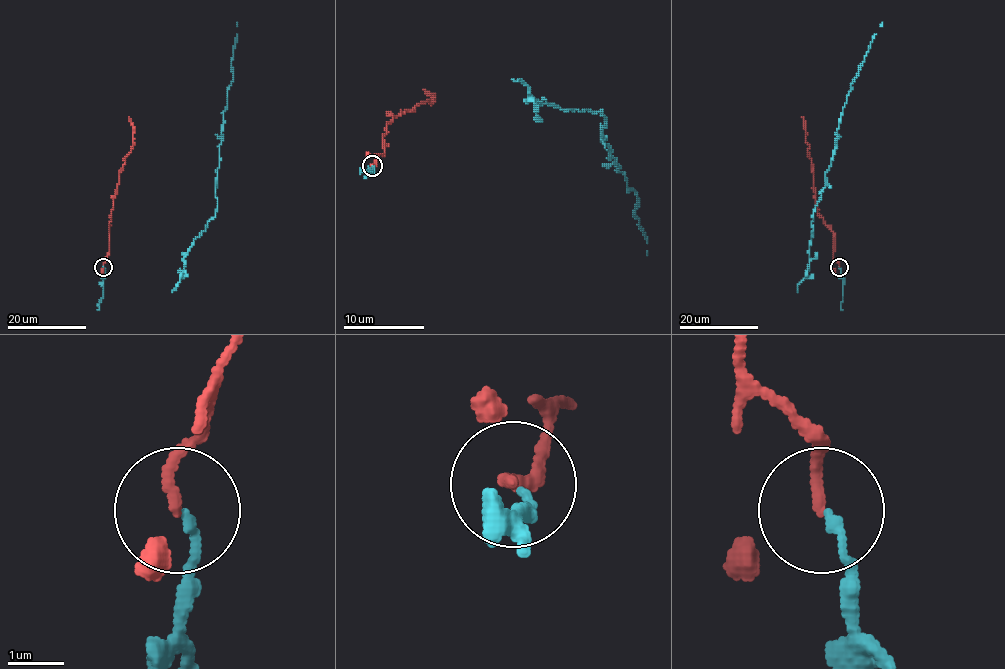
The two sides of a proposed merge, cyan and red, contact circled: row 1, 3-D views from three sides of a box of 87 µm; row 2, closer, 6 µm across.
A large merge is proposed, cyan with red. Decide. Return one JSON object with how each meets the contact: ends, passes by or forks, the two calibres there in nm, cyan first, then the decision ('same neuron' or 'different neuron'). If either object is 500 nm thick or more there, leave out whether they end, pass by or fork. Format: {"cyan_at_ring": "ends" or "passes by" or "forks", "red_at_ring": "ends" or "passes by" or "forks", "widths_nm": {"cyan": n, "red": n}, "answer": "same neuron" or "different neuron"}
{"cyan_at_ring": "ends", "red_at_ring": "passes by", "widths_nm": {"cyan": 140, "red": 140}, "answer": "same neuron"}

